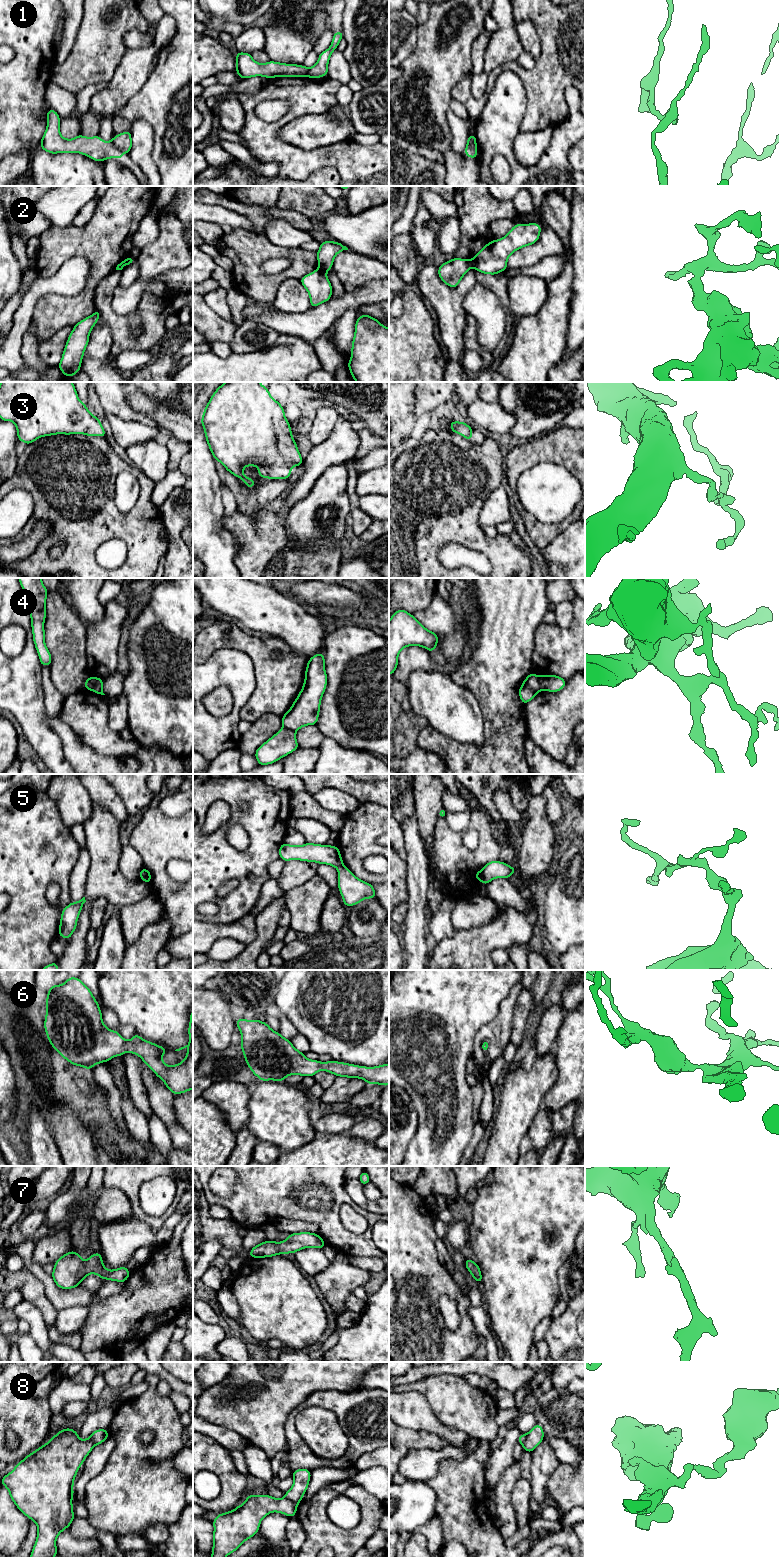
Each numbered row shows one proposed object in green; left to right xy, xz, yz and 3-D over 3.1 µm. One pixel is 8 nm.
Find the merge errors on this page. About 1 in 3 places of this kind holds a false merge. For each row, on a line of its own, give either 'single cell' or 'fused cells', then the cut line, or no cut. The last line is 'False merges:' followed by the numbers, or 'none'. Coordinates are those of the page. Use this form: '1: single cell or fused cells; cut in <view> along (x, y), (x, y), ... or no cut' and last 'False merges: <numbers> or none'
1: fused cells; cut in xy along (111, 141), (120, 150)
2: fused cells; cut in xz along (319, 268), (324, 272)
3: single cell; no cut
4: fused cells; cut in yz along (538, 677), (541, 689)
5: fused cells; cut in xz along (342, 865), (338, 868)
6: single cell; no cut
7: single cell; no cut
8: fused cells; cut in xz along (285, 1496), (297, 1503)
False merges: 1, 2, 4, 5, 8

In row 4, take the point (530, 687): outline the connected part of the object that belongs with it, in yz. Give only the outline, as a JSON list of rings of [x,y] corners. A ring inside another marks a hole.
[[[530,673],[519,688],[519,696],[524,705],[531,701],[541,691],[539,676]]]

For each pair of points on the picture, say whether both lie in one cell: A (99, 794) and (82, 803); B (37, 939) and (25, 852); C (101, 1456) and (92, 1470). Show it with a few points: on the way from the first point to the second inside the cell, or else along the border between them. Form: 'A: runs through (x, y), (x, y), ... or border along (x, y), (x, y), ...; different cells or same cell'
A: border along (82, 784), (92, 801); different cells
B: runs through (29, 917), (25, 874); same cell
C: runs through (98, 1459), (92, 1467); same cell

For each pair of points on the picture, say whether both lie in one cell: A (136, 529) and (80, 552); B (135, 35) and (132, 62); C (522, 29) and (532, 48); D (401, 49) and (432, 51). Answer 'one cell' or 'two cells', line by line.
A: one cell
B: two cells
C: one cell
D: two cells

